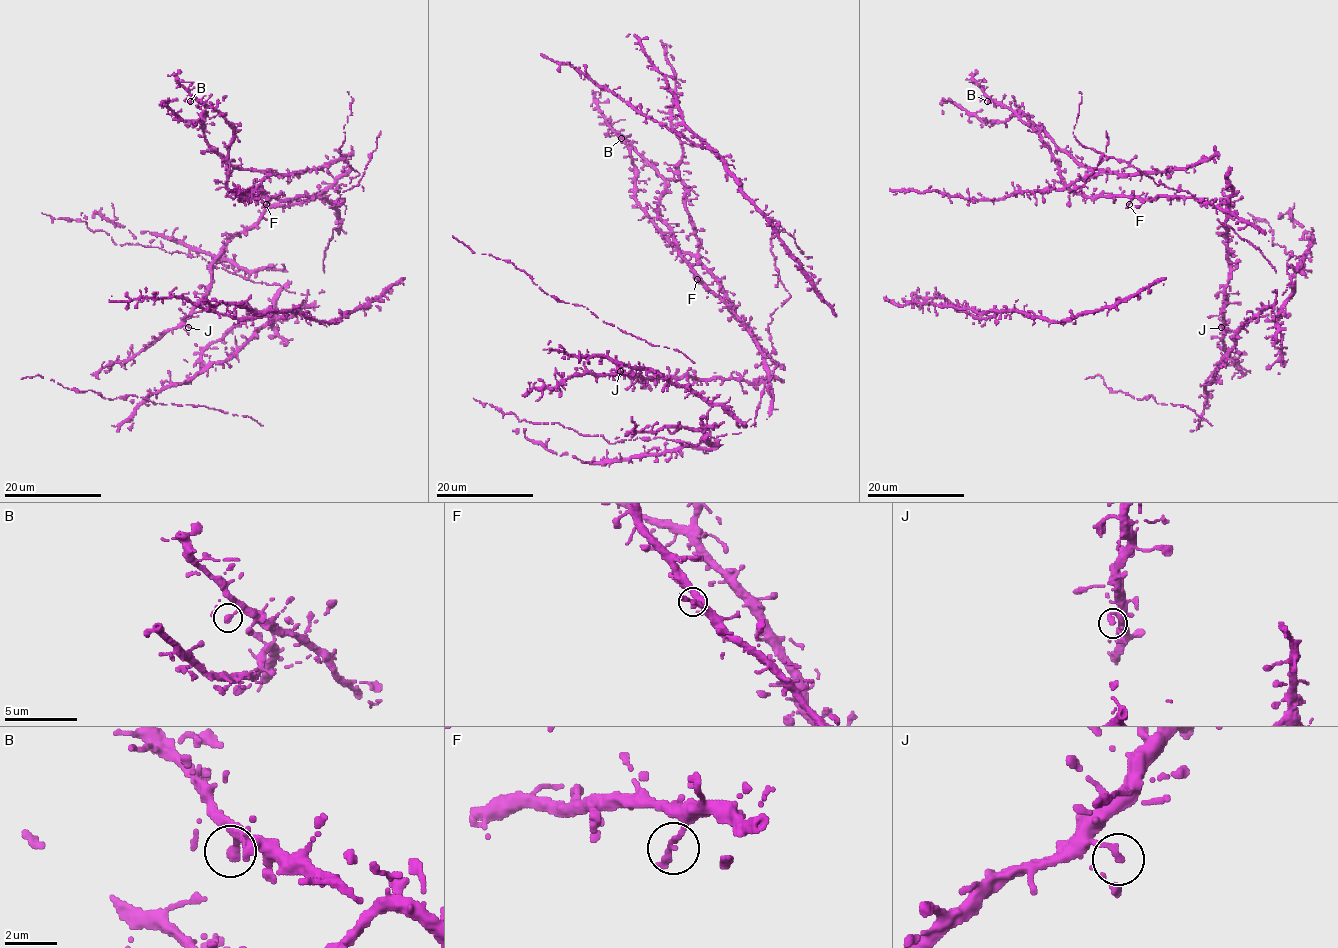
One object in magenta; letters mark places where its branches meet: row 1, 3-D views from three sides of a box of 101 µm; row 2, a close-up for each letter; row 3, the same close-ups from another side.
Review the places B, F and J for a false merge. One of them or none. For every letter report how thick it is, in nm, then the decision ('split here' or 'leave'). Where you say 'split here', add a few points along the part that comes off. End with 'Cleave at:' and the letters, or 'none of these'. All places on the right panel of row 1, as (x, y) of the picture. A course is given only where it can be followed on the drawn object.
B: calibre 360 nm; leave
F: calibre 360 nm; leave
J: calibre 360 nm; leave
Cleave at: none of these

